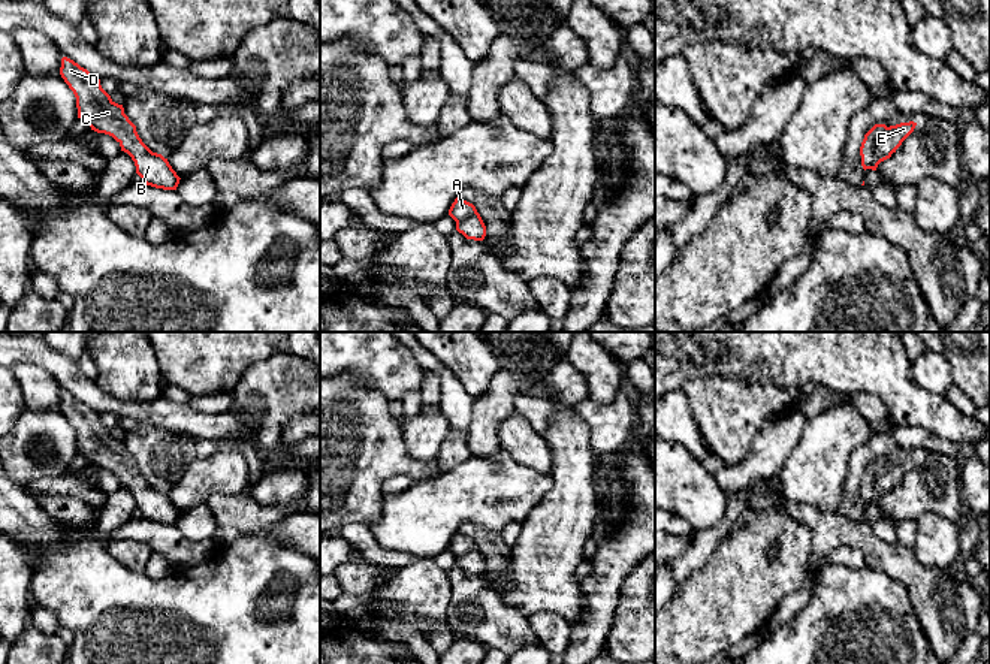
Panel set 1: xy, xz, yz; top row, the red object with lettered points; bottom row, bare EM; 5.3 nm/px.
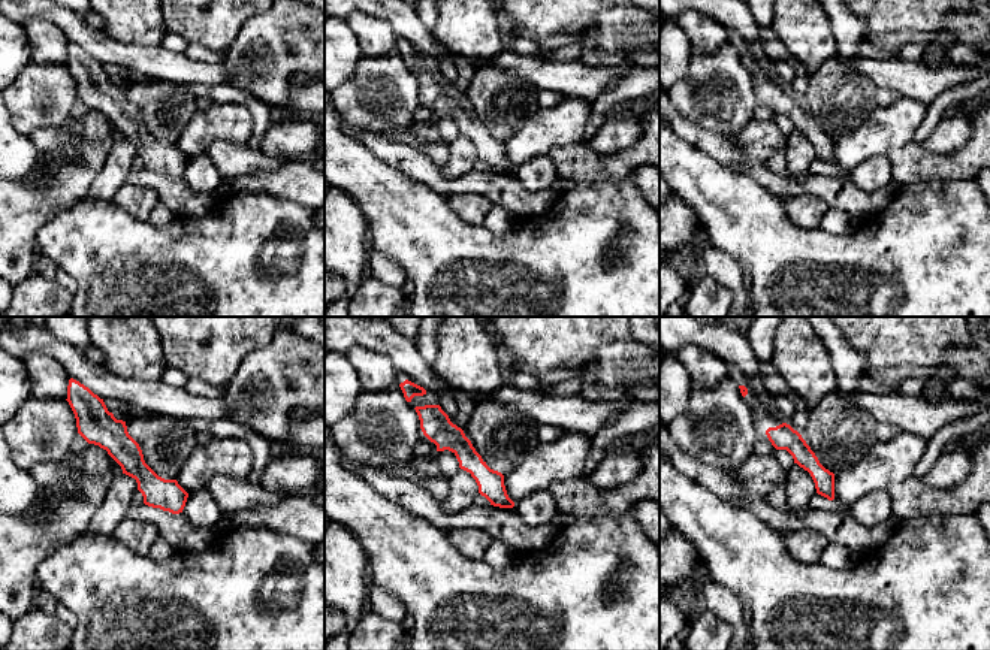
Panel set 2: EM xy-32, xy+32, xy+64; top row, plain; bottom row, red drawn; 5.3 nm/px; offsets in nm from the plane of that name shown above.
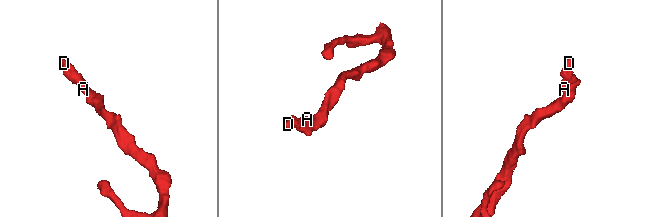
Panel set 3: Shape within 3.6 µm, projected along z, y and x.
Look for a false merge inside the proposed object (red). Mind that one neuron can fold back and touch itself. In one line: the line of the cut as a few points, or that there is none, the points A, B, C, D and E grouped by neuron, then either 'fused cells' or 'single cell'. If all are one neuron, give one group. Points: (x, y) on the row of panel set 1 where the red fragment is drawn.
no cut; A B C D E; single cell

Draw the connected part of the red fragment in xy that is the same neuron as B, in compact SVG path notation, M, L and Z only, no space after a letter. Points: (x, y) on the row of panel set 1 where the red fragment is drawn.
M63 57L60 75L76 97L78 118L91 130L112 136L136 166L144 184L176 190L179 176L162 154L153 153L139 138L136 126L124 114L123 105L115 103L102 88L100 79L73 60Z

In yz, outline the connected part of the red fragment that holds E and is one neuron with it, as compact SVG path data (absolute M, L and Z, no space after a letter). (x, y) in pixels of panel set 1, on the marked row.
M900 123L887 127L875 124L866 135L860 147L863 169L876 170L878 165L891 157L902 142L914 132L917 123Z

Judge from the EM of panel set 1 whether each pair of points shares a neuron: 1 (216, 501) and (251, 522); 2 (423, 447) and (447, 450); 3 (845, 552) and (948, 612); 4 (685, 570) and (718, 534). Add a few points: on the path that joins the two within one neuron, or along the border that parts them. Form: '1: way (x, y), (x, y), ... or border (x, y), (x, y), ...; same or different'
1: way (225, 507), (243, 513); same
2: border (450, 429), (437, 458); different
3: border (832, 551), (853, 546), (866, 564); different
4: way (691, 561), (709, 543); same

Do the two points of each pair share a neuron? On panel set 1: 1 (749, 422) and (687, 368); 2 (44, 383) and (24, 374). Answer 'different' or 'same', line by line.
1: different
2: same

